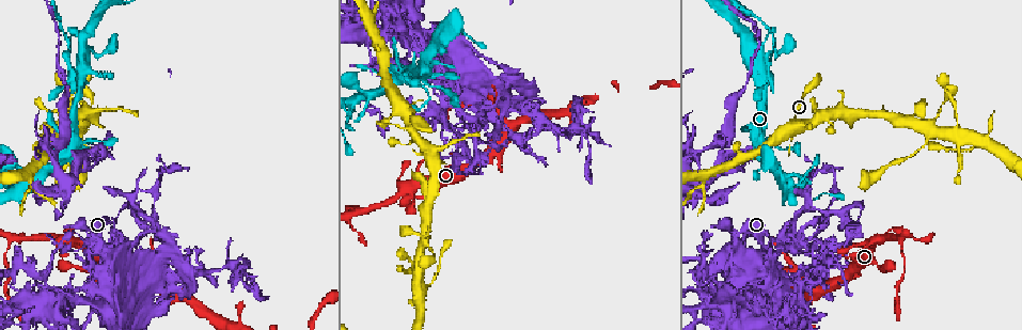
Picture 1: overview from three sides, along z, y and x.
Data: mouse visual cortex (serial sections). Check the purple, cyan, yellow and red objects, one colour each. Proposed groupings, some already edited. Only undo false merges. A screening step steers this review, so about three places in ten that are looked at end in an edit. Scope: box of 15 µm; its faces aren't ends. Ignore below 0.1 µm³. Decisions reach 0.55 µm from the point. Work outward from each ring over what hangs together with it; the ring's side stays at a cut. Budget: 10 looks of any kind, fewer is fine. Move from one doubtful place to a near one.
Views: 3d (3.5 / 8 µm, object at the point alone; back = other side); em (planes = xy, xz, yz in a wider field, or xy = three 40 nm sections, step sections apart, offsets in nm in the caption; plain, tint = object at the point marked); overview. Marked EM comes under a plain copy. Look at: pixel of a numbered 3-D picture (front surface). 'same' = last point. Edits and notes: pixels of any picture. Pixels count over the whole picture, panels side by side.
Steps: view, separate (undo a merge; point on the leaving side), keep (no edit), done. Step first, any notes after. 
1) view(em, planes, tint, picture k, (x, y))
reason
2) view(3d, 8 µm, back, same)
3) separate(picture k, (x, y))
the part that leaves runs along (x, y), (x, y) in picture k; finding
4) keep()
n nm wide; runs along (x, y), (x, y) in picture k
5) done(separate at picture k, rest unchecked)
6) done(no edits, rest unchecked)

view(3d, 3.5 µm, back, picture 1, (793, 127))
calibre changes

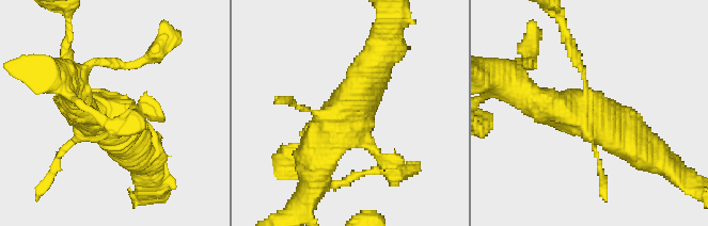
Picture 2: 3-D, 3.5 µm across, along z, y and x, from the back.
view(em, xy, step 5, tint, picture 2, (348, 108))
need the tissue

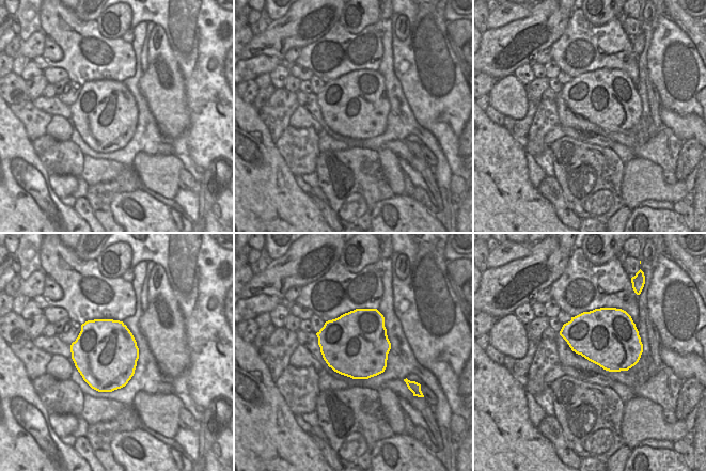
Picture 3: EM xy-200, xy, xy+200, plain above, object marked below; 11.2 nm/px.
keep()
runs along (67, 61), (140, 149) in picture 2; all the same cell

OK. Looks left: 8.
view(3d, 3.5 µm, back, picture 1, (368, 17))
three-way junction

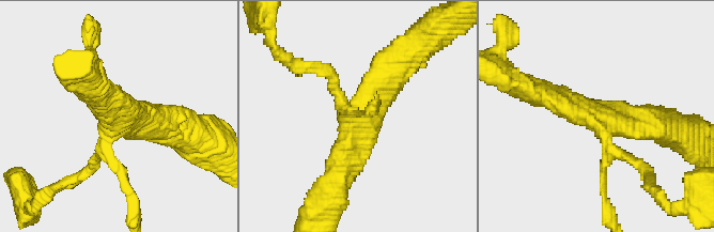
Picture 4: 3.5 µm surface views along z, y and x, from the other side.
view(em, xy, step 3, tint, picture 4, (598, 121))

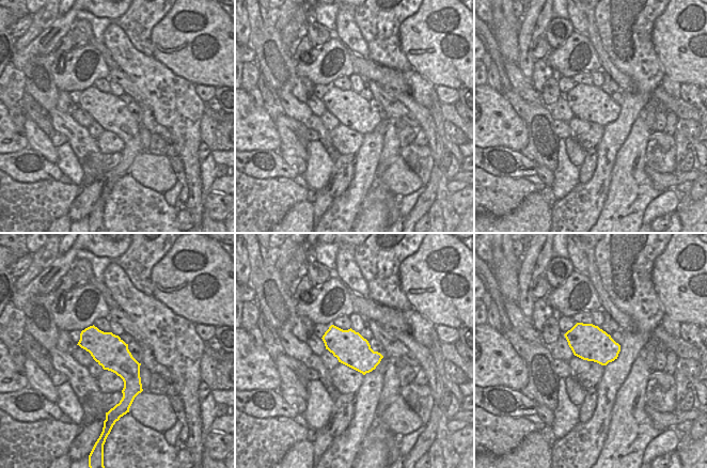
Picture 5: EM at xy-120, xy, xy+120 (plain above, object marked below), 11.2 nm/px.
keep()
one cell here

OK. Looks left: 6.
view(3d, 3.5 µm, back, picture 1, (87, 228))
thin neck

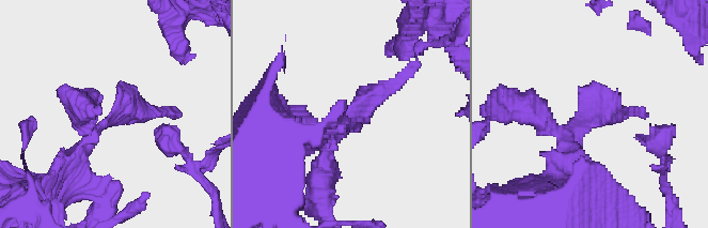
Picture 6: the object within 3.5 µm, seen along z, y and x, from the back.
view(em, xy, step 3, tint, picture 6, (580, 118))

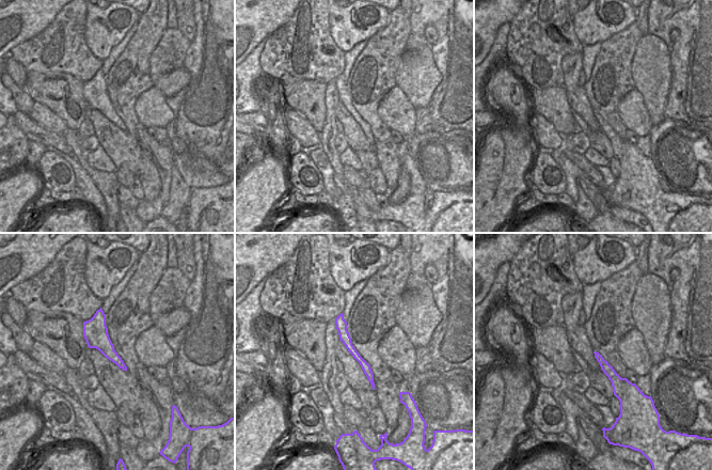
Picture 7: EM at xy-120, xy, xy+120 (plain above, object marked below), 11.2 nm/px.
separate(picture 6, (313, 121))
the part that leaves runs along (331, 145), (269, 141) in picture 6; two cells meet here

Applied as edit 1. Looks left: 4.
view(overview)

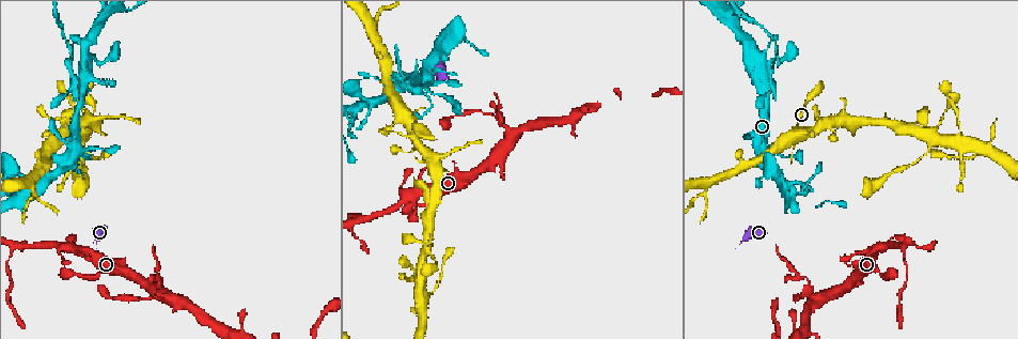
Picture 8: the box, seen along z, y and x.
view(3d, 3.5 µm, picture 8, (426, 87))
three-way junction

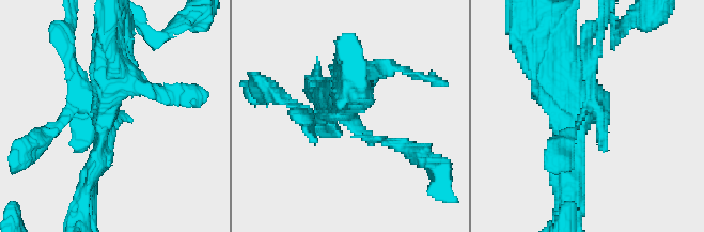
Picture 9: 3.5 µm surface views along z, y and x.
view(em, xy, step 2, tint, picture 9, (103, 118))

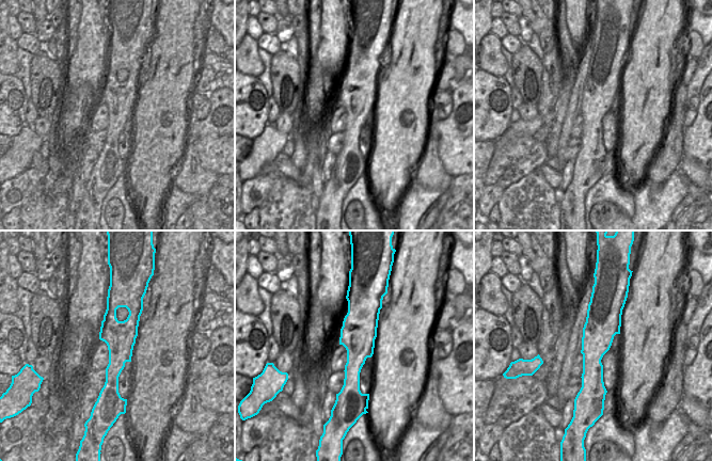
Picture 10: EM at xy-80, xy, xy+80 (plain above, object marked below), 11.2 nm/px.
separate(picture 9, (308, 126))
a second cell is stuck on

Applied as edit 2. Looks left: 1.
done(separate at picture 6, separate at picture 9, rest unchecked)

